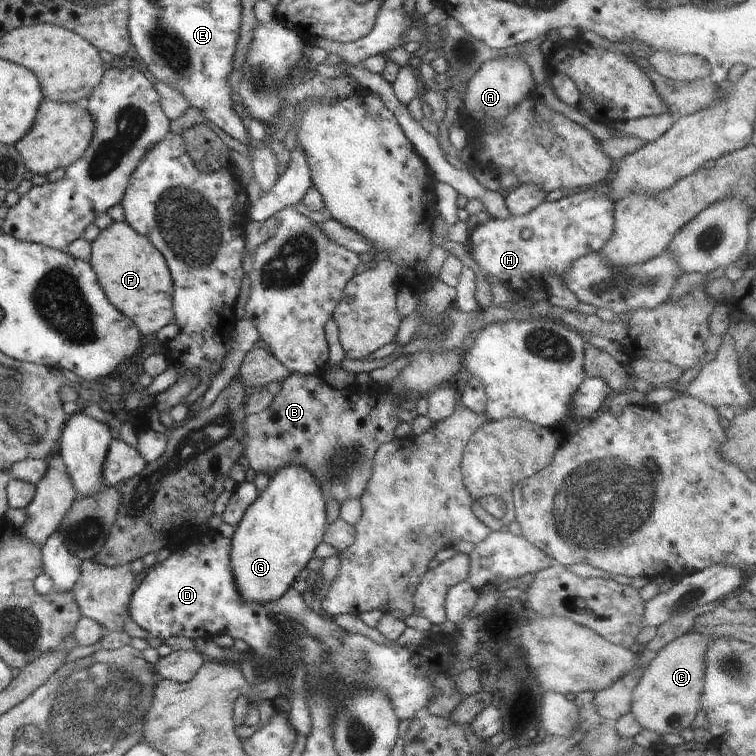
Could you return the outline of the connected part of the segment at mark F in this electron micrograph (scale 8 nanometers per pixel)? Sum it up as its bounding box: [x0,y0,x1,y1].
[89,221,174,339]

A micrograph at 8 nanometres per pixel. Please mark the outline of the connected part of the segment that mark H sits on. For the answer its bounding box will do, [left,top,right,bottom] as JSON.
[468,186,615,296]

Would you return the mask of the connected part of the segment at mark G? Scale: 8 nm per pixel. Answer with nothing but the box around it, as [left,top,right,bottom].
[229,465,326,605]

